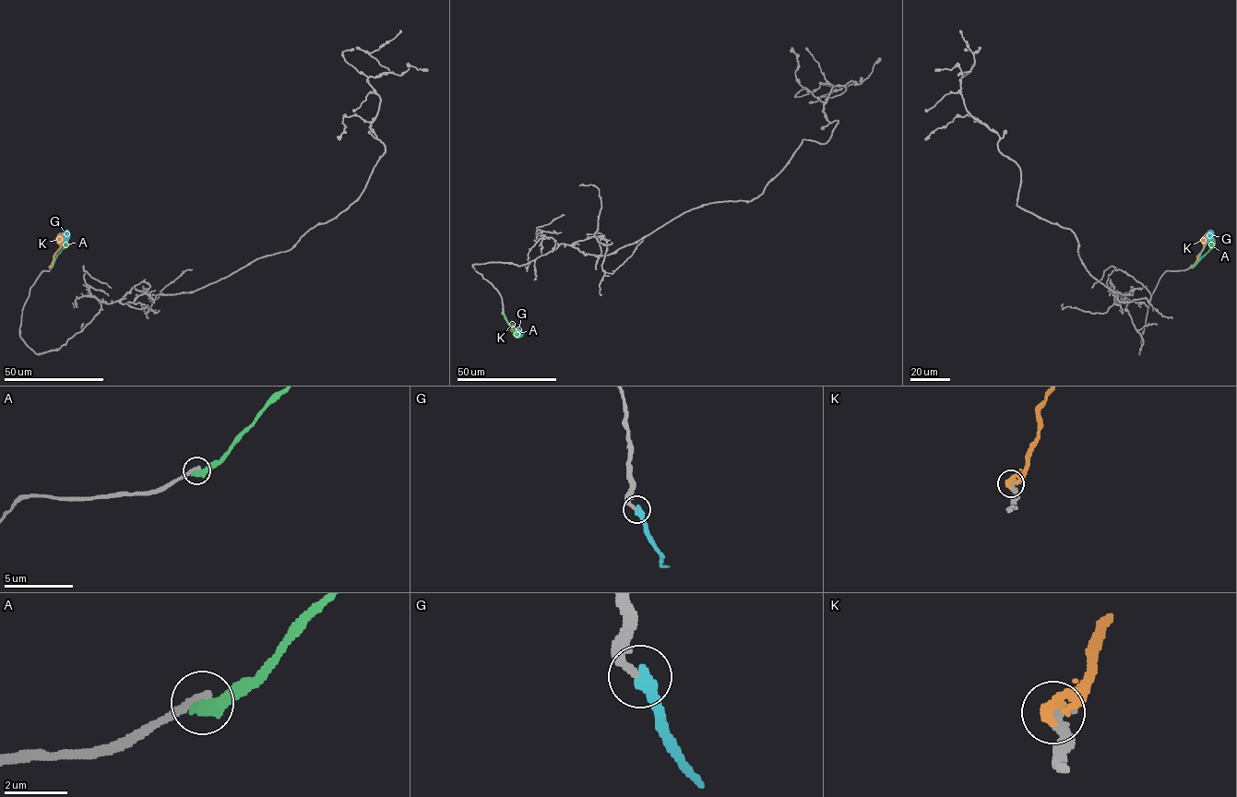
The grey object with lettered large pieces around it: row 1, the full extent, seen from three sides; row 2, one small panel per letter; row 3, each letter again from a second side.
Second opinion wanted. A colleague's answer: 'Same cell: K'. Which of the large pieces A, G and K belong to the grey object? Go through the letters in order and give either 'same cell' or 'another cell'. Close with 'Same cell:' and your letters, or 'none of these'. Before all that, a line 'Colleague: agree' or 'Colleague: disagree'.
Colleague: disagree
A: another cell
G: same cell
K: another cell
Same cell: G

